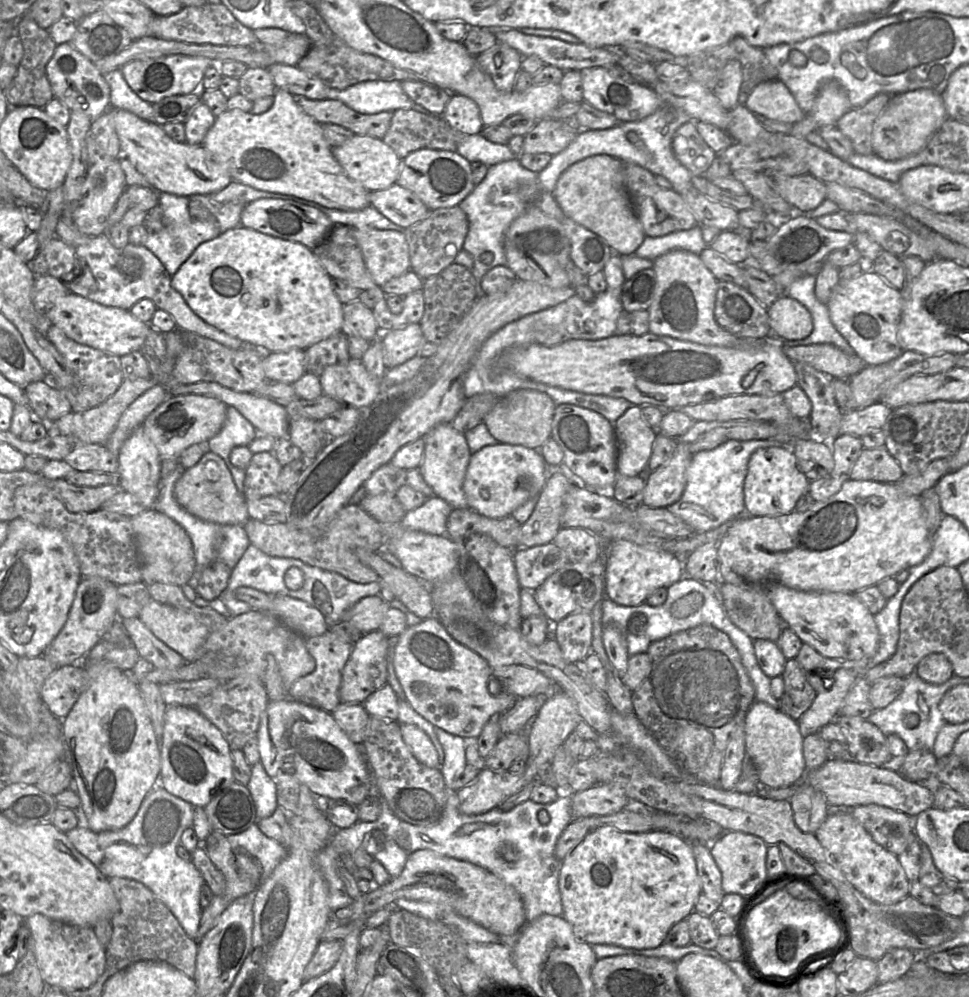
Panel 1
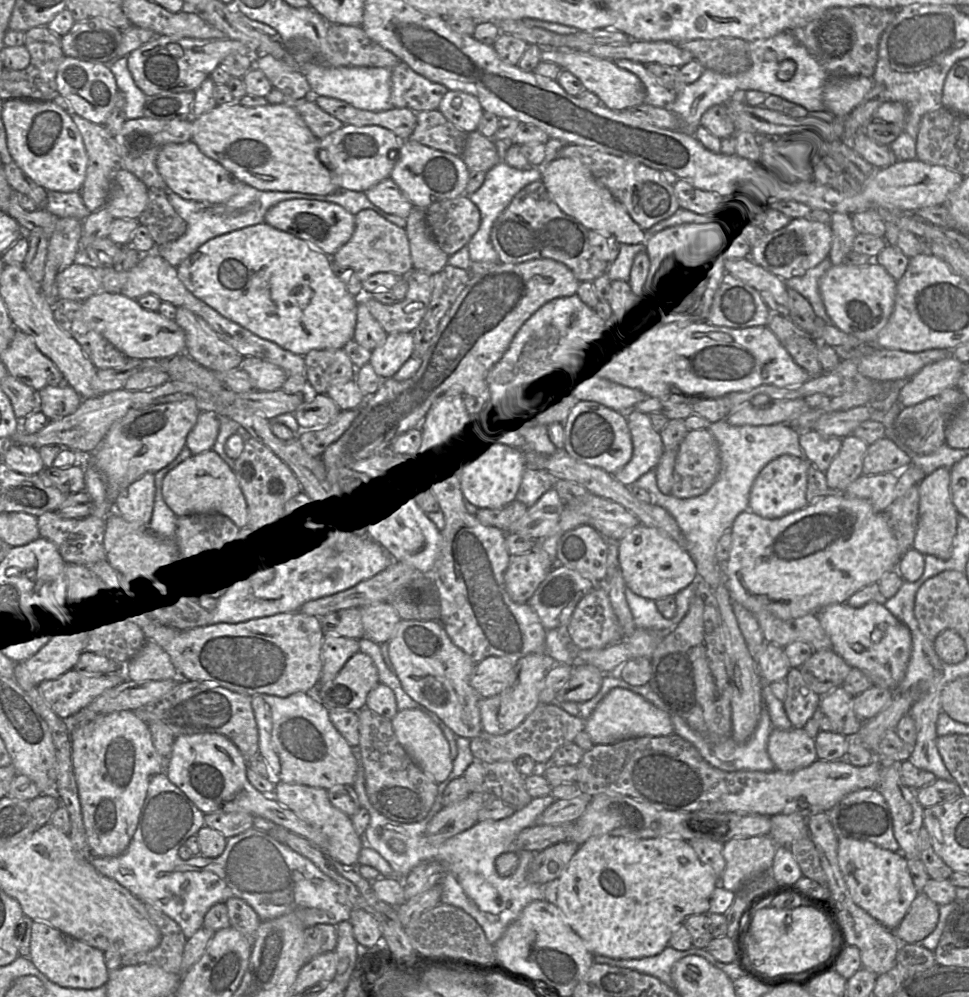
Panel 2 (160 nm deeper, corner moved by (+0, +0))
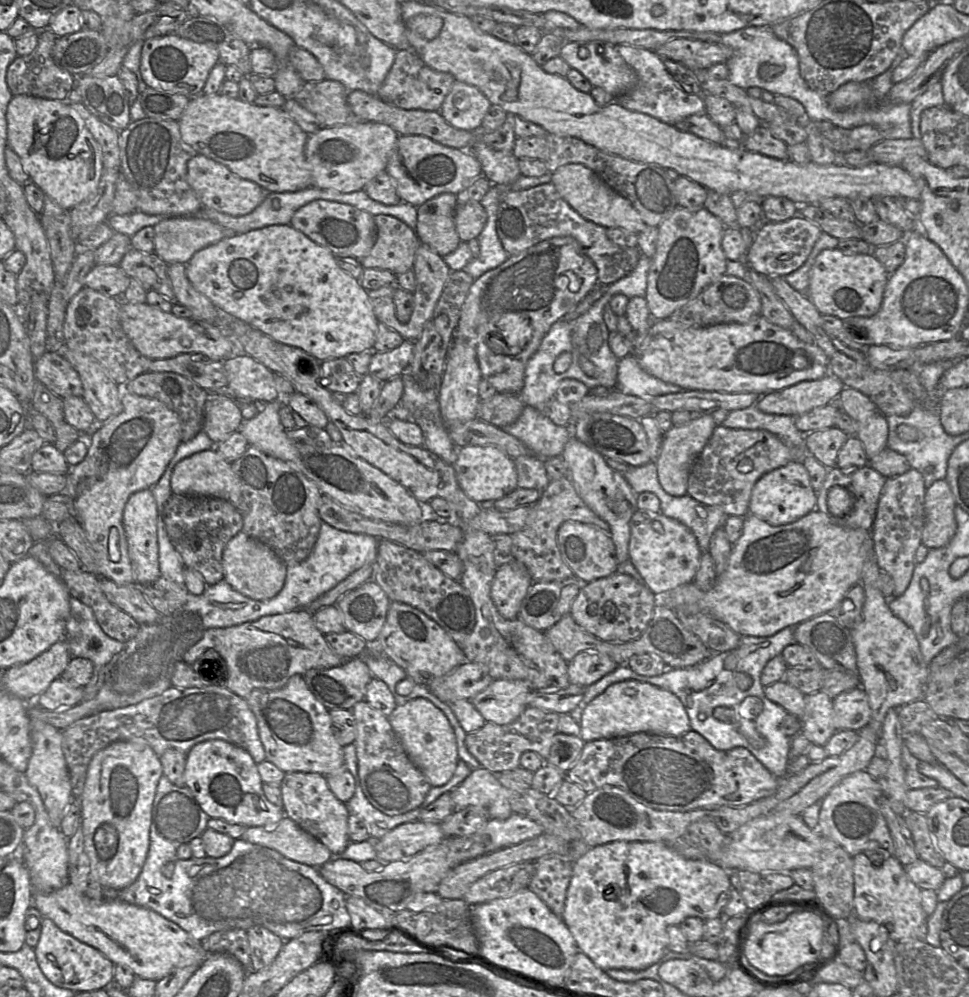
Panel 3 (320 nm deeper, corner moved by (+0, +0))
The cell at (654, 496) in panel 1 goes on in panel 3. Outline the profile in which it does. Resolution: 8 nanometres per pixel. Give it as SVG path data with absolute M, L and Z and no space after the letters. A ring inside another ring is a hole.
M717 426L707 444L697 456L691 467L687 495L703 504L722 509L727 516L741 516L748 514L748 507L755 483L766 473L785 466L790 462L801 462L807 452L805 443L803 447L789 448L776 435L765 430L731 429Z

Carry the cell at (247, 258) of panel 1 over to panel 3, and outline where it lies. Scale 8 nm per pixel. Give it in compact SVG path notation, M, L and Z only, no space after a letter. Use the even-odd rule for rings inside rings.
M290 224L268 225L244 233L234 234L212 243L198 250L190 258L186 264L186 275L194 288L201 294L205 295L216 308L222 309L246 322L277 342L304 350L319 361L344 358L351 353L373 351L372 349L376 339L378 319L374 314L367 290L361 285L360 280L355 279L339 267L336 262L336 256L331 250L317 244L303 232L297 230Z

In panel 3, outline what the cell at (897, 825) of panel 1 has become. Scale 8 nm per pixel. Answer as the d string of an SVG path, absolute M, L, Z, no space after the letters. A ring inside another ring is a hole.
M866 770L844 777L820 801L817 831L838 843L850 856L870 850L884 850L894 855L894 841L879 807L882 786Z

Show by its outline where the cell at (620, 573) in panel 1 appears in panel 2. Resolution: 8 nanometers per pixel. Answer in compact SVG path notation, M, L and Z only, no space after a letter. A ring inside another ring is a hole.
M641 523L618 541L618 562L626 587L654 601L674 597L697 581L697 569L689 553L669 536Z

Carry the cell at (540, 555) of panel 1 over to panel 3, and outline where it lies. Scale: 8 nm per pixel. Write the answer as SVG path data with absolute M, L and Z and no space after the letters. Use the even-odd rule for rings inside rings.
M514 559L499 563L491 584L491 598L499 614L511 620L518 613L529 591L533 578L529 571Z

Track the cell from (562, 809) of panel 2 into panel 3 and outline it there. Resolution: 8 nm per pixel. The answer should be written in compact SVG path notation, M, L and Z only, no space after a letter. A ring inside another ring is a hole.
M513 814L506 820L489 819L482 829L471 835L446 837L440 843L429 846L408 859L384 863L378 871L366 871L360 863L341 857L333 857L317 869L325 880L346 896L357 896L385 917L394 917L407 909L408 903L416 894L436 893L442 879L456 866L543 833L544 828L534 820Z

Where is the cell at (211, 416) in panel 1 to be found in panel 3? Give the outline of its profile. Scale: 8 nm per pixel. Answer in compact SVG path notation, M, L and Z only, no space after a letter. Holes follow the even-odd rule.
M119 385L123 410L109 421L97 424L88 437L88 450L84 459L69 466L67 484L61 493L72 499L72 514L83 527L92 548L96 564L96 576L107 578L118 585L135 584L128 553L128 542L123 527L123 509L134 492L151 489L160 479L174 456L181 441L181 425L177 414L166 404L156 399L128 392Z

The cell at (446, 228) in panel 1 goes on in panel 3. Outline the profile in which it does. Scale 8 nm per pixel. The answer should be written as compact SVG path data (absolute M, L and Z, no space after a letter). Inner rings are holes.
M480 202L458 203L454 213L455 227L460 241L467 243L483 230L487 213Z

